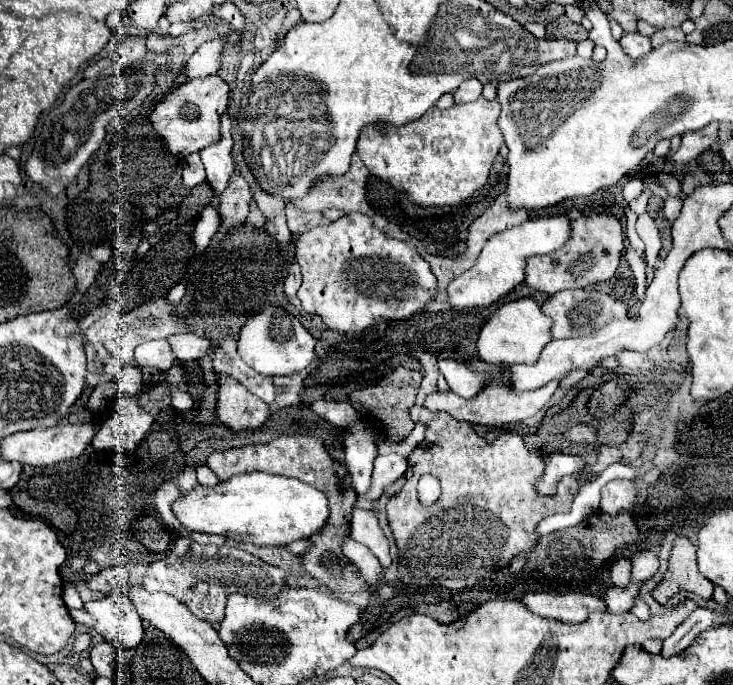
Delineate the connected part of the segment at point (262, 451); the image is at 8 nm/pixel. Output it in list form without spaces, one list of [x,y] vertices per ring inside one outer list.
[[[283,434],[269,444],[243,446],[243,448],[229,450],[229,452],[213,452],[207,458],[207,464],[217,474],[219,480],[229,480],[233,474],[237,476],[237,474],[259,470],[259,472],[269,472],[269,474],[291,476],[291,478],[303,480],[305,484],[311,484],[317,490],[321,490],[329,498],[329,518],[327,518],[325,526],[309,538],[311,548],[301,554],[303,570],[309,576],[313,576],[317,582],[327,586],[333,594],[339,594],[339,596],[353,596],[353,594],[361,594],[361,592],[377,588],[377,584],[367,584],[367,580],[361,578],[361,572],[357,570],[357,566],[351,560],[347,560],[341,550],[343,542],[349,538],[351,516],[353,516],[353,508],[357,502],[357,494],[355,494],[347,468],[341,462],[331,458],[331,454],[325,448],[321,438],[317,438],[313,434]]]

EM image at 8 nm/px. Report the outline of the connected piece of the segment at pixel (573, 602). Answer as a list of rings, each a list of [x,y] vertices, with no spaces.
[[[527,592],[519,602],[533,614],[565,620],[567,624],[579,624],[587,620],[589,612],[605,612],[605,602],[591,594],[545,594],[545,592]]]

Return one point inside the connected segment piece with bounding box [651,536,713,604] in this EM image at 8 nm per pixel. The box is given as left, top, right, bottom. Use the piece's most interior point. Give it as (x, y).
(682, 574)

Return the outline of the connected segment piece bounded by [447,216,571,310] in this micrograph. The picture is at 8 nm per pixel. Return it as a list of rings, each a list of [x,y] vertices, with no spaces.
[[[543,216],[543,218],[529,218],[515,228],[491,236],[483,246],[477,264],[449,282],[447,304],[457,310],[493,304],[495,300],[499,300],[501,296],[505,296],[509,290],[513,290],[517,284],[523,282],[525,260],[529,256],[541,256],[561,248],[569,238],[569,228],[571,226],[567,216]]]

